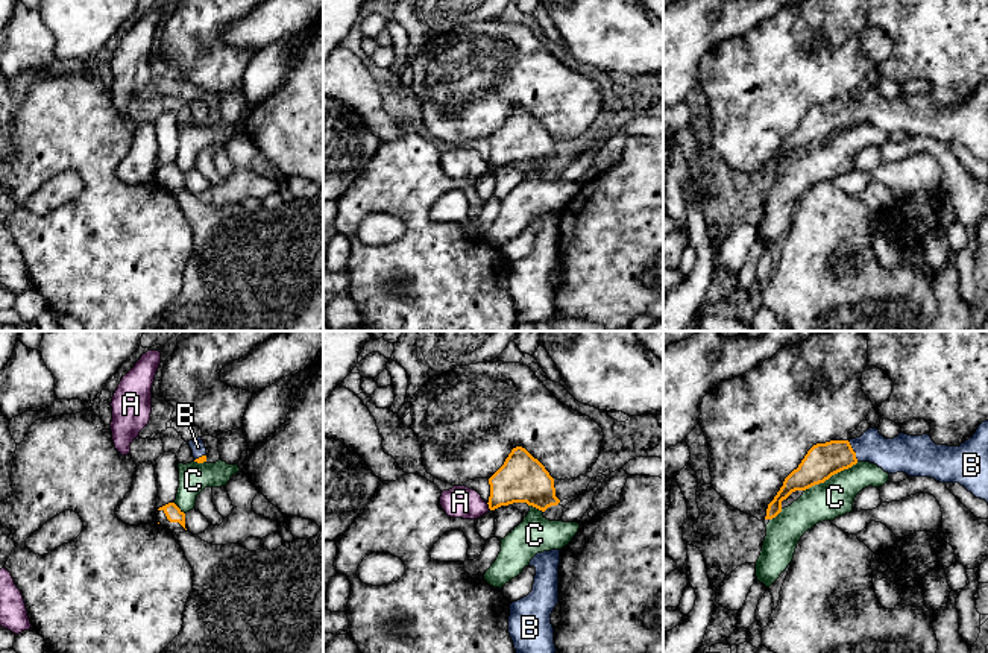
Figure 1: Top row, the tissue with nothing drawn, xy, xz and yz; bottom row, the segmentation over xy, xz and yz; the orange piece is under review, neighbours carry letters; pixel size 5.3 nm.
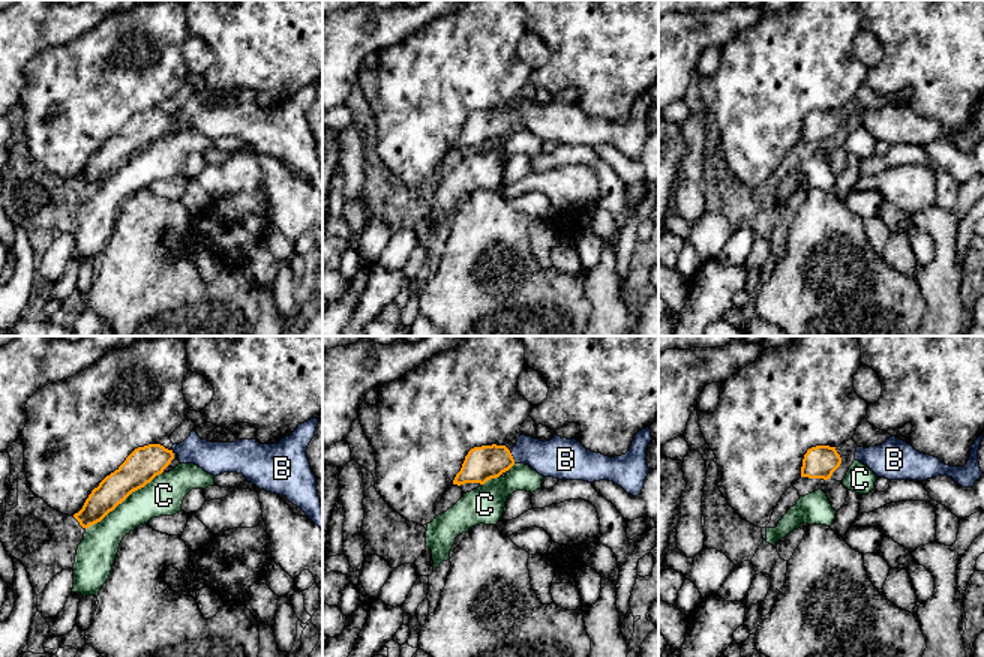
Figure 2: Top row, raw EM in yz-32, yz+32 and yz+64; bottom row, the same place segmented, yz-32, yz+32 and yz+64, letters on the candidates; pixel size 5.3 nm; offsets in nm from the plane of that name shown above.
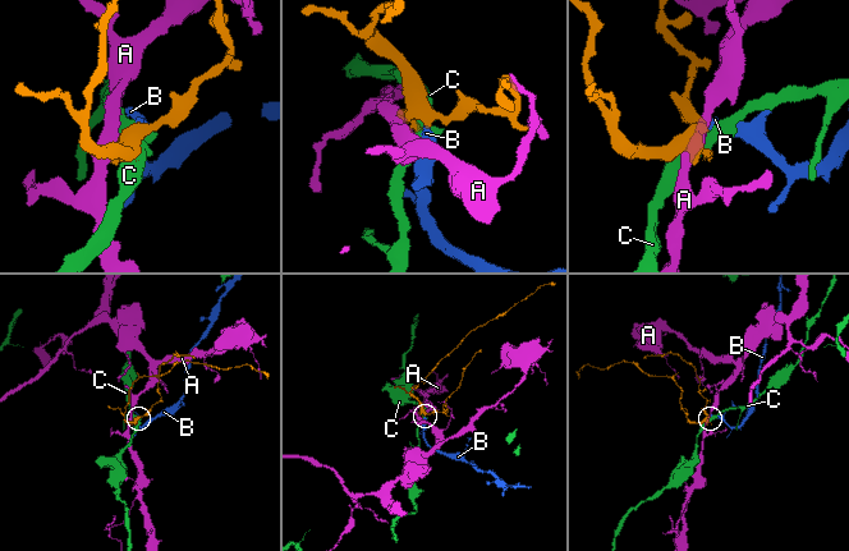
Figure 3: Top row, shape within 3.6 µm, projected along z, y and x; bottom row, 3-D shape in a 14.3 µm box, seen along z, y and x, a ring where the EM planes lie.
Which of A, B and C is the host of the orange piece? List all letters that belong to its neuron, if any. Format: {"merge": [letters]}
{"merge": ["B"]}

